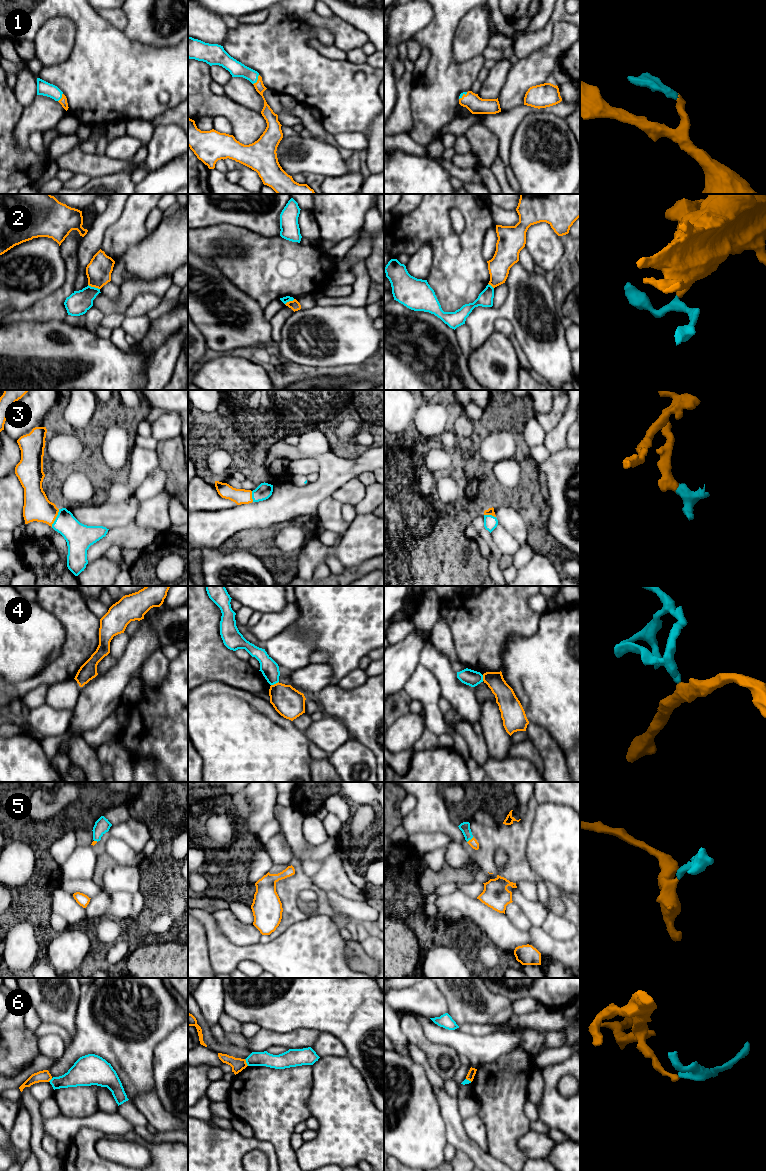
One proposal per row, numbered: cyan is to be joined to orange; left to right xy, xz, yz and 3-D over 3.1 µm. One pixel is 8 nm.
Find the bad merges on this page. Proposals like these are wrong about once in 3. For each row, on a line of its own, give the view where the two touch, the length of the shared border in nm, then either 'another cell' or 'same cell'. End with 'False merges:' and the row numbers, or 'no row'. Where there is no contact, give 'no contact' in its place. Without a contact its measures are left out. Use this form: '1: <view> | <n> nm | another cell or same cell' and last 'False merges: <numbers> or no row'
1: xz | 90 nm | same cell
2: xy | 100 nm | another cell
3: xy | 160 nm | same cell
4: xz | 70 nm | another cell
5: yz | 70 nm | same cell
6: xz | 70 nm | another cell
False merges: 2, 4, 6

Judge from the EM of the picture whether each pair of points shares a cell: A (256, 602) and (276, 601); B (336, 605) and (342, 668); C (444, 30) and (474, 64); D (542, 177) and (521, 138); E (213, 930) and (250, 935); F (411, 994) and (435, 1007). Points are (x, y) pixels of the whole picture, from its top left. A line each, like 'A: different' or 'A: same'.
A: same
B: same
C: same
D: same
E: different
F: same

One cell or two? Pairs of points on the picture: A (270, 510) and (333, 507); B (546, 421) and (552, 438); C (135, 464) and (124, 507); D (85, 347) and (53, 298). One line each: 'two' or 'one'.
A: two
B: two
C: two
D: two

